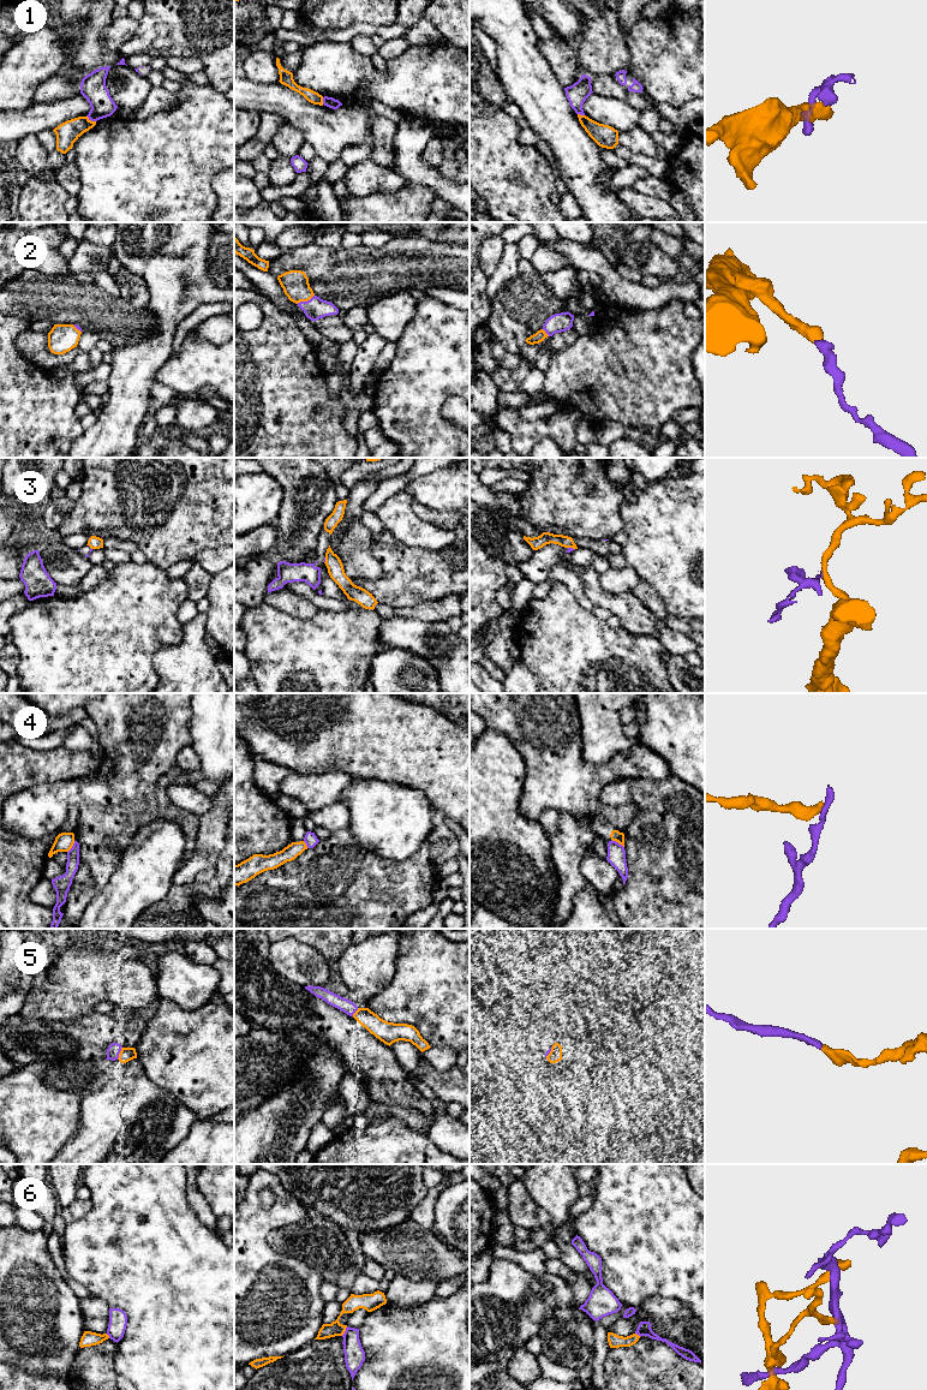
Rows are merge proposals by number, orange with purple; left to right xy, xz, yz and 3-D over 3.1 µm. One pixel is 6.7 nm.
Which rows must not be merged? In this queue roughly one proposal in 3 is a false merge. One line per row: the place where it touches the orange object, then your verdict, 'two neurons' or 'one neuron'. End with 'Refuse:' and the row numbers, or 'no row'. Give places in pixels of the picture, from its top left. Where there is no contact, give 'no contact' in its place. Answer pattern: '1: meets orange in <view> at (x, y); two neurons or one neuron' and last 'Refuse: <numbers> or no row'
1: meets orange in xy at (90, 120); two neurons
2: meets orange in xz at (305, 300); one neuron
3: meets orange in yz at (572, 547); two neurons
4: meets orange in yz at (617, 841); two neurons
5: meets orange in xy at (120, 1053); one neuron
6: meets orange in xz at (345, 1330); two neurons
Refuse: 1, 3, 4, 6

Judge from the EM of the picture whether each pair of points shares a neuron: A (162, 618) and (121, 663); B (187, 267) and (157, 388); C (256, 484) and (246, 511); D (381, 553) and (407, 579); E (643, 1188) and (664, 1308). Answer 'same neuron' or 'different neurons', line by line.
A: same neuron
B: different neurons
C: same neuron
D: same neuron
E: different neurons

